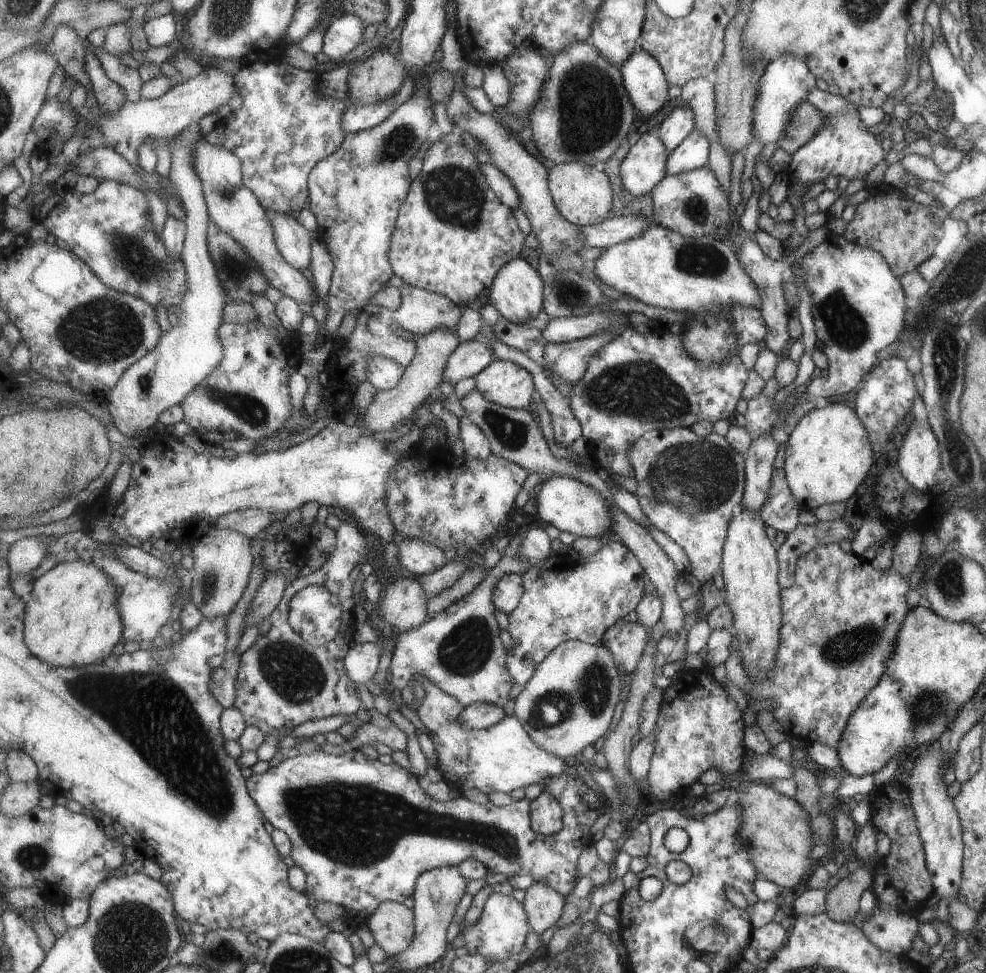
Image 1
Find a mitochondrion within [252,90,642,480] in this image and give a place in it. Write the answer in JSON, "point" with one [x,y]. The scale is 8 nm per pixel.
{"point":[453,194]}

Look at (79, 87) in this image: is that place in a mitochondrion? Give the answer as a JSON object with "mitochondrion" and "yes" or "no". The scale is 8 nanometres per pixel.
{"mitochondrion":"no"}

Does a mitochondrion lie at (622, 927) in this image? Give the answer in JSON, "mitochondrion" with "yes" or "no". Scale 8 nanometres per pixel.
{"mitochondrion":"no"}

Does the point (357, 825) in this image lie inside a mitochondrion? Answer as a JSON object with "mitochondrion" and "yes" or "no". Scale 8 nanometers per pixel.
{"mitochondrion":"yes"}

